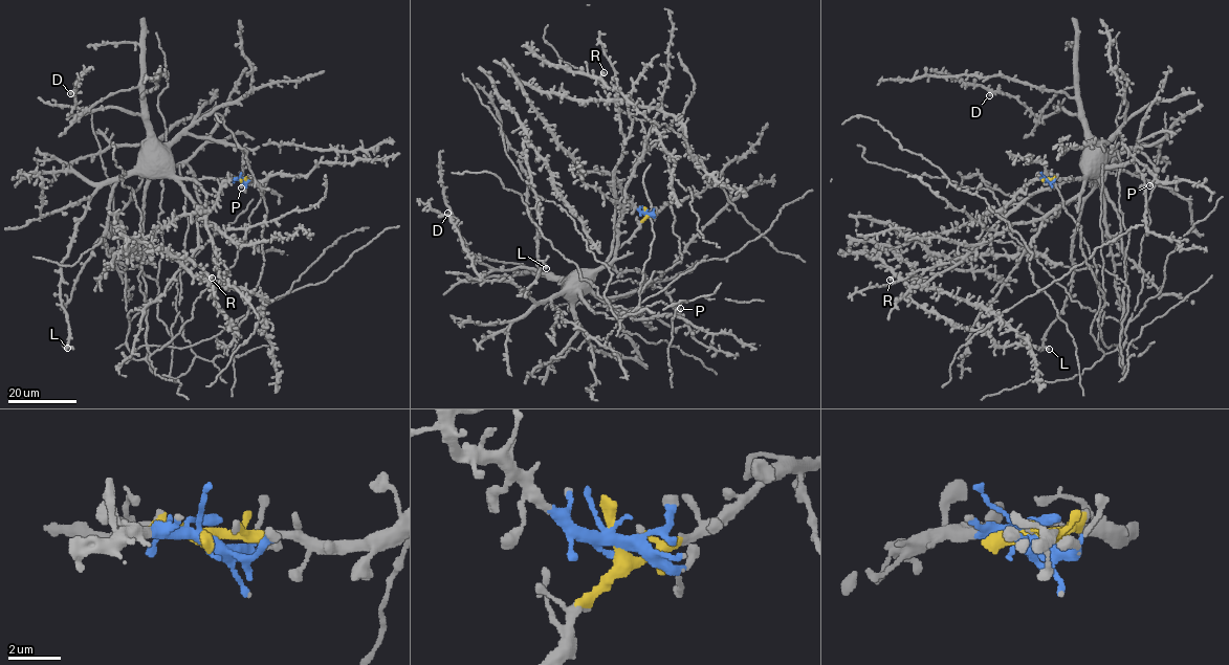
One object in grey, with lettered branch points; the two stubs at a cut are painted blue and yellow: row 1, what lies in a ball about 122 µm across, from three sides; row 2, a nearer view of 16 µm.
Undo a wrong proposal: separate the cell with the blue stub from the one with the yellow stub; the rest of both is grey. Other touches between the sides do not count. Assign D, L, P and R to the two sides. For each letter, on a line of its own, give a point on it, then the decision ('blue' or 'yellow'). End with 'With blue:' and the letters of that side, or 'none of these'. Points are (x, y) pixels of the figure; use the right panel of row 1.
D: (989, 95) | yellow
L: (1049, 349) | yellow
P: (1149, 185) | yellow
R: (890, 280) | blue
With blue: R

